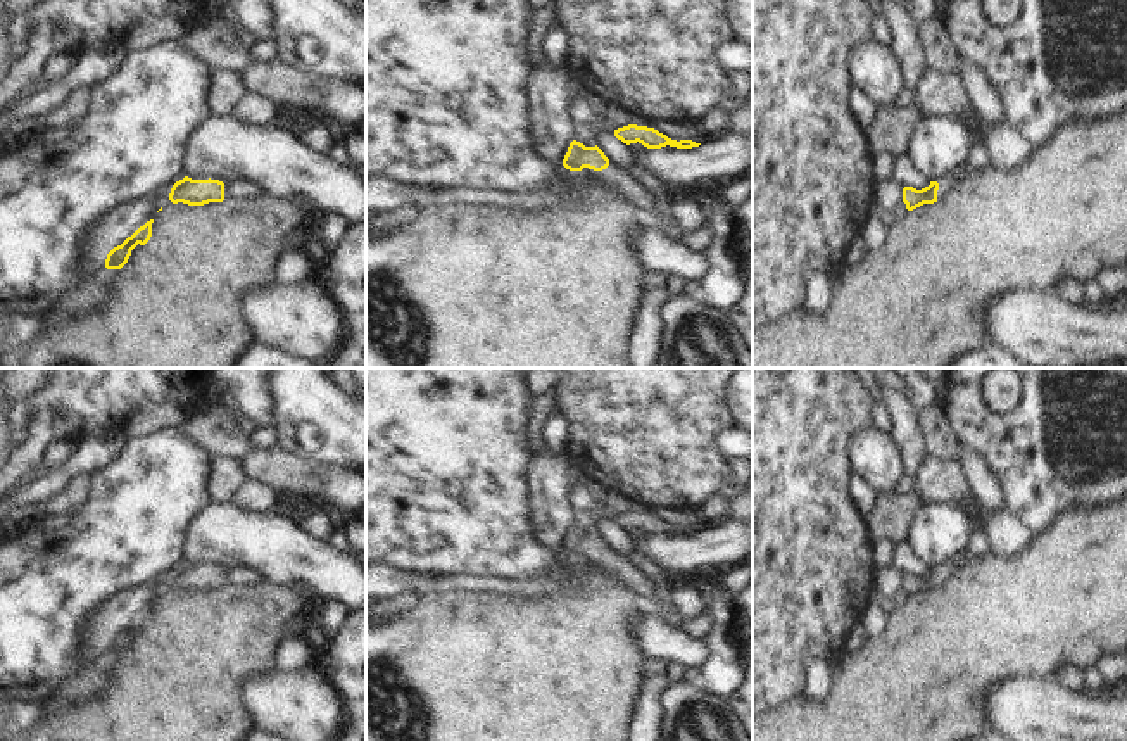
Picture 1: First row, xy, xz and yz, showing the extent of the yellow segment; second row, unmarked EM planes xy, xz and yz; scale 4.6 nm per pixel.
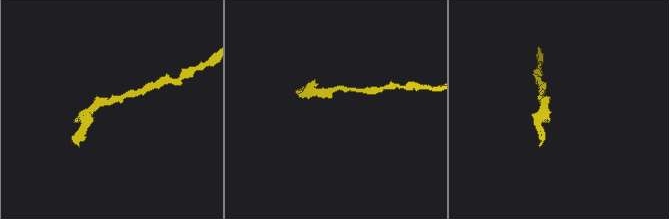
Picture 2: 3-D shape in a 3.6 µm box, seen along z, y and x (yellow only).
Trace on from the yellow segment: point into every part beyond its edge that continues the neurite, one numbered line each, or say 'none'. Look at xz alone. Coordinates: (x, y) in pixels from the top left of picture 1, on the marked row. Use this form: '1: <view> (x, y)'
1: xz (617, 178)

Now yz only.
1: yz (946, 182)

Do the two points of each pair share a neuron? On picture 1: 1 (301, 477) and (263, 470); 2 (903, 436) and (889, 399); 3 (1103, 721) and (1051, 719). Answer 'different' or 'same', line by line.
1: same
2: same
3: same

